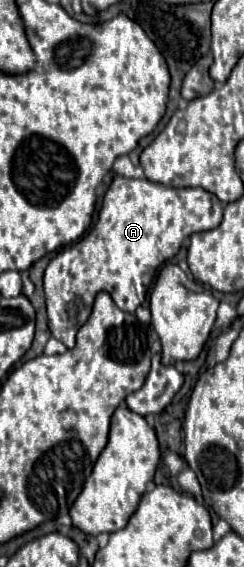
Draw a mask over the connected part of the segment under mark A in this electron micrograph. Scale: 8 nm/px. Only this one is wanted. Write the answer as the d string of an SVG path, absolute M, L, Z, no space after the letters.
M117 175L105 193L103 207L95 227L77 243L61 249L45 269L45 303L49 329L55 339L63 341L67 349L75 347L75 335L79 327L89 319L93 299L97 293L107 291L115 305L125 313L135 313L135 309L145 301L147 291L157 275L157 269L177 255L183 241L197 231L209 231L219 227L223 217L221 201L205 189L173 189L149 179L127 179Z

